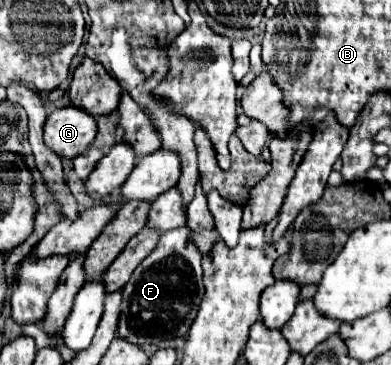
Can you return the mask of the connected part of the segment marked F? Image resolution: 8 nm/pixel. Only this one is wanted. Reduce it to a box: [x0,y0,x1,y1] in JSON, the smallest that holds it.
[117,227,203,347]

